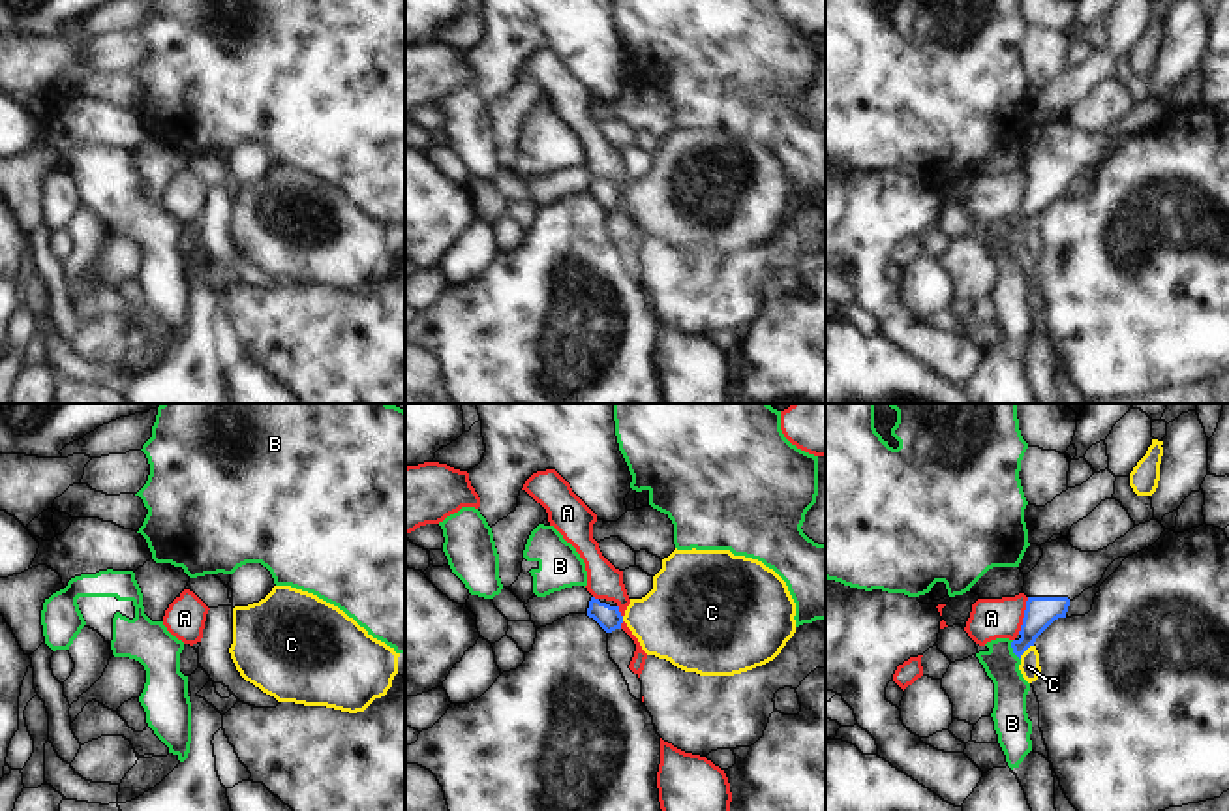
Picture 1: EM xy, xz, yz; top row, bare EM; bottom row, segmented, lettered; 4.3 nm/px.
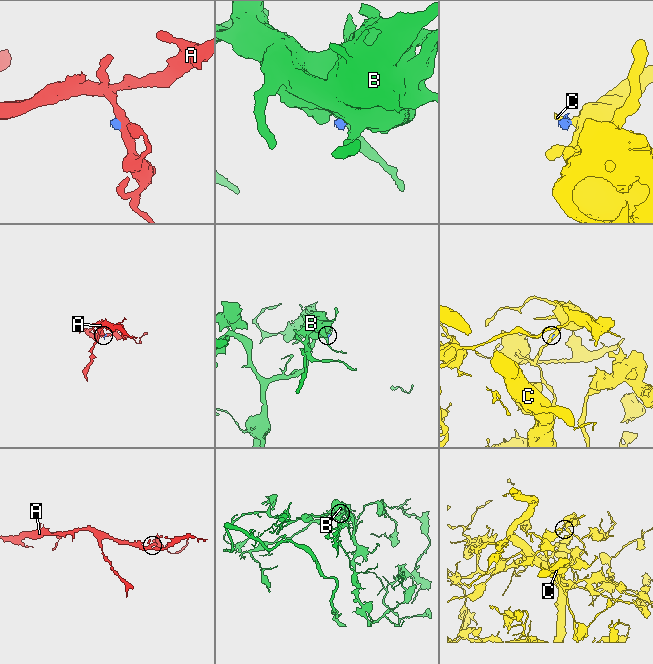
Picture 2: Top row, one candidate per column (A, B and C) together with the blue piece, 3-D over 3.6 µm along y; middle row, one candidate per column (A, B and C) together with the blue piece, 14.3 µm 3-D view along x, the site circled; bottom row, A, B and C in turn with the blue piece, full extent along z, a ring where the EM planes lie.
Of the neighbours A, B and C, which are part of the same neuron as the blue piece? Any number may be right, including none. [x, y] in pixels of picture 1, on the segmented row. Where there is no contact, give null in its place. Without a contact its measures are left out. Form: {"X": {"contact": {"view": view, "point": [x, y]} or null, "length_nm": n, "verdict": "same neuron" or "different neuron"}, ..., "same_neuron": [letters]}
{"A": {"contact": {"view": "yz", "point": [1025, 616]}, "length_nm": 170, "verdict": "different neuron"}, "B": {"contact": {"view": "yz", "point": [1014, 650]}, "length_nm": 90, "verdict": "different neuron"}, "C": {"contact": {"view": "yz", "point": [1025, 650]}, "length_nm": 90, "verdict": "different neuron"}, "same_neuron": []}

